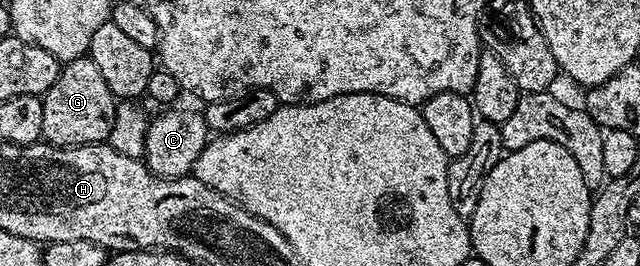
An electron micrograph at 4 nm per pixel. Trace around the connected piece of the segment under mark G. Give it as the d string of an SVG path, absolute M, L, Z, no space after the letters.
M88 54L66 60L61 65L60 74L43 97L41 140L57 148L106 143L115 126L118 103L111 86L107 86L103 73L95 67L95 62Z

